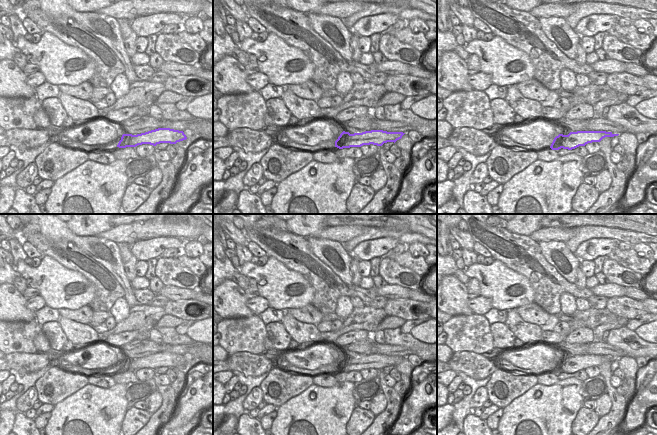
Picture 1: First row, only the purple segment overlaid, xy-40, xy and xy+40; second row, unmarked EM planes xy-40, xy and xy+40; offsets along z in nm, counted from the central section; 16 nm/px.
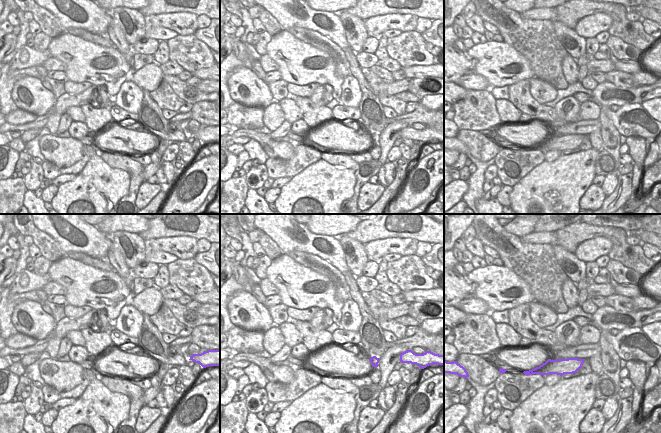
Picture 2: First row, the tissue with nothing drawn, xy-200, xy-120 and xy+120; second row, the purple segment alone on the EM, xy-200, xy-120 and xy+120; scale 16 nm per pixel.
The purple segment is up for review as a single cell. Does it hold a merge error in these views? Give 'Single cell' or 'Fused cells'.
Single cell.

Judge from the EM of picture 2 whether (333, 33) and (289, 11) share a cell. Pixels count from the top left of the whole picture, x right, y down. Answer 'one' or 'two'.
one

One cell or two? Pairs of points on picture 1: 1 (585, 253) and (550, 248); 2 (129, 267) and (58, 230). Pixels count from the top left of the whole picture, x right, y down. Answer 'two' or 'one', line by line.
1: two
2: two

